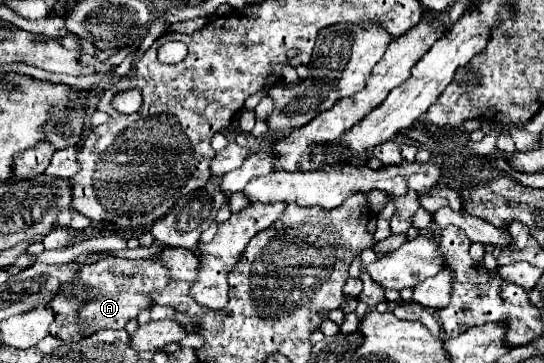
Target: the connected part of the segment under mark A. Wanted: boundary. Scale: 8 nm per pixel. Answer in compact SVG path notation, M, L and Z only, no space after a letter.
M108 257L98 263L86 265L80 271L76 283L68 283L56 291L50 307L56 311L56 319L50 325L50 333L64 339L64 343L78 343L80 339L94 335L102 329L124 329L130 319L146 307L152 307L152 293L164 289L170 283L166 265L154 259L126 259Z

